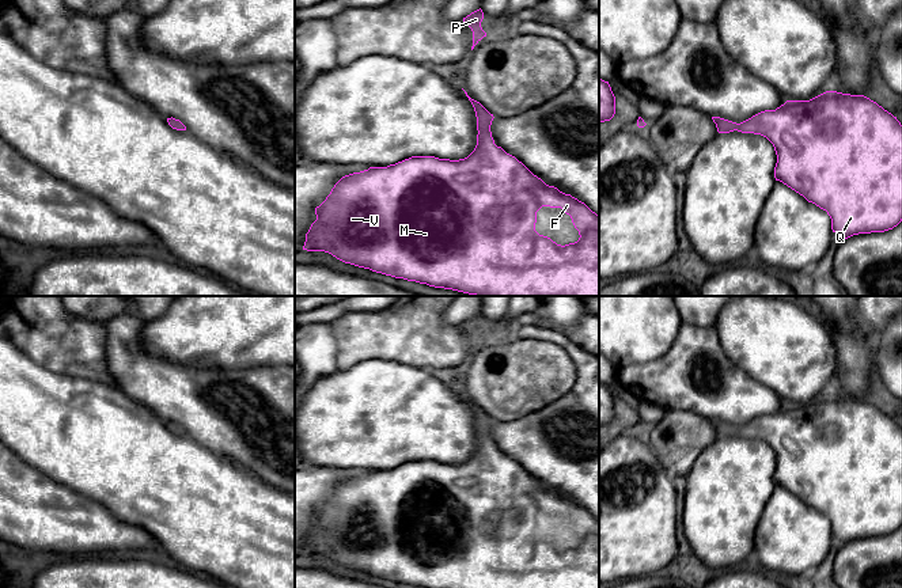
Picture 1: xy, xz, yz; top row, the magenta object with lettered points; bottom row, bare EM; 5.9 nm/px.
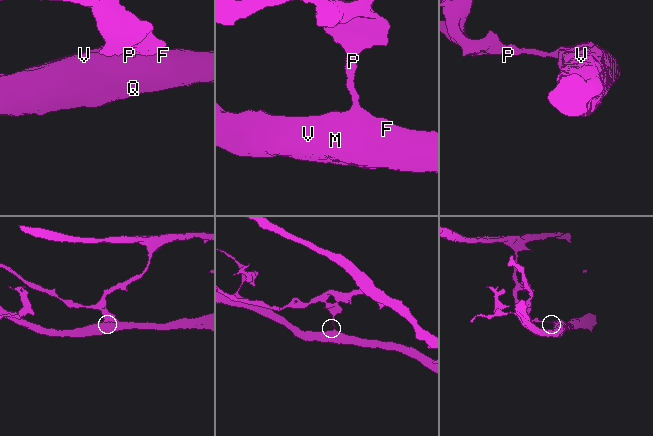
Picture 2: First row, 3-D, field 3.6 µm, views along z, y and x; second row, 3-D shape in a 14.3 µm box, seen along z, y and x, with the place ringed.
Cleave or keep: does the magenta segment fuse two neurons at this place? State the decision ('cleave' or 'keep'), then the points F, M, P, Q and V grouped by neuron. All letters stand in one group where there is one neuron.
cleave; groups F M Q V / P

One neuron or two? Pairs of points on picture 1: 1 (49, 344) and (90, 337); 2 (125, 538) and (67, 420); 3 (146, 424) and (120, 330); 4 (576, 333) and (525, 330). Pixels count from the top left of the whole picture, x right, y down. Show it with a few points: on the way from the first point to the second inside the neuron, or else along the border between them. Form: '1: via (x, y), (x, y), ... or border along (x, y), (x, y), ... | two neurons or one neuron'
1: via (59, 344), (80, 342) | one neuron
2: border along (86, 496), (103, 504), (124, 522), (141, 527) | two neurons
3: border along (113, 386), (148, 406), (166, 423) | two neurons
4: border along (537, 323), (560, 330), (584, 349) | two neurons

